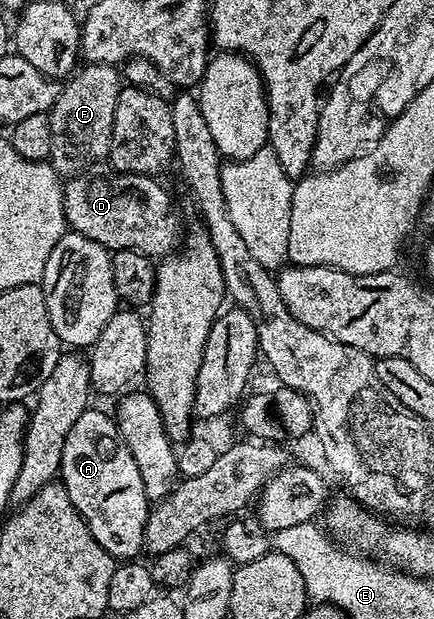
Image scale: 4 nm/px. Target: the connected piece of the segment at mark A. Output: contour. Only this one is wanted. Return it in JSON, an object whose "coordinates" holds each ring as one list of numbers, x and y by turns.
{"coordinates":[[87,410,78,418,66,436,58,476,66,494,70,494,70,502,74,502,78,514,86,522,90,534,94,534,102,550,106,550,120,562,127,562,144,552,144,531,148,521,150,501,142,486,142,474,138,474,138,465,134,463,134,457,130,455,126,442,122,442,116,421,109,413,107,416,104,412]]}

